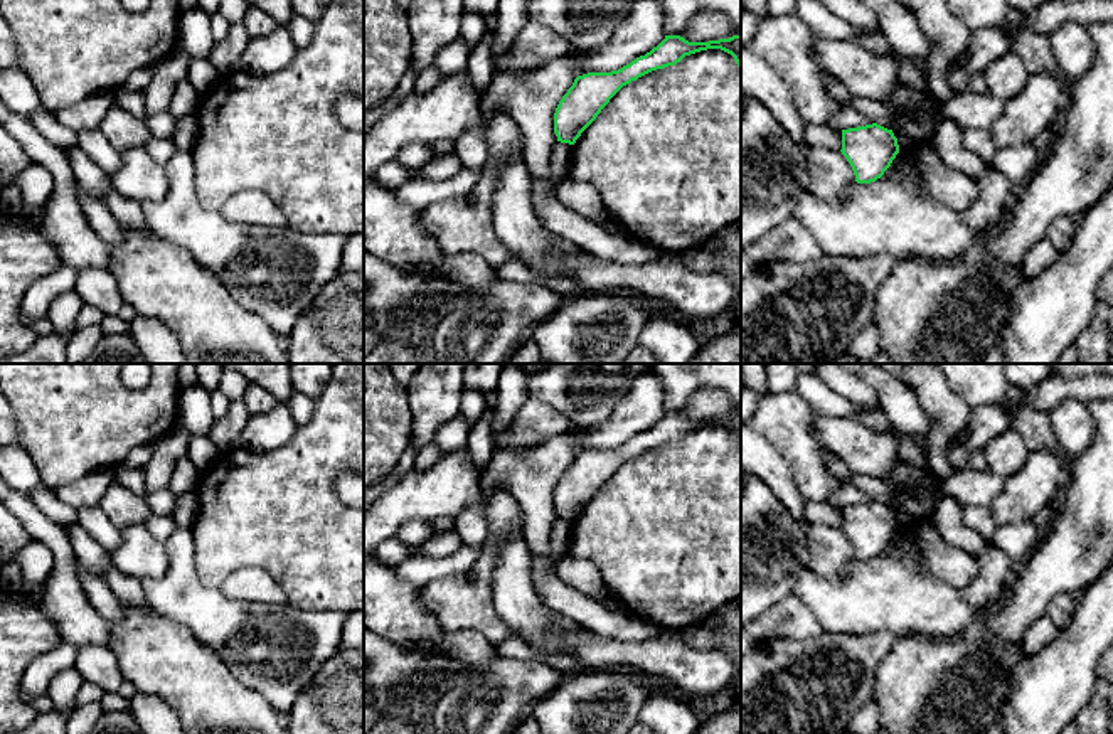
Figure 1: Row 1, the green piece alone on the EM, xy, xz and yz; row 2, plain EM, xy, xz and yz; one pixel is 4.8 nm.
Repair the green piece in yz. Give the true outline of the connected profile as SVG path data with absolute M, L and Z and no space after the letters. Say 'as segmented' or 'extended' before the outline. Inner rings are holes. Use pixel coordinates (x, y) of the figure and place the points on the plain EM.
as segmented; M877 500L842 507L842 532L850 540L857 561L871 561L884 552L899 530L892 507Z

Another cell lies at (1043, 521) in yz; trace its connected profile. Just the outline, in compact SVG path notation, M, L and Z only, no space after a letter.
M1051 502L1044 508L1041 508L1032 519L1032 524L1039 530L1041 537L1044 537L1049 532L1049 529L1051 529L1051 525L1054 522L1054 517L1056 517L1056 512L1052 508L1054 503L1056 502Z

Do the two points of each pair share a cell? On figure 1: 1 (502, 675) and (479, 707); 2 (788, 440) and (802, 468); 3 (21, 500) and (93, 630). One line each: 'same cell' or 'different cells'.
1: same cell
2: same cell
3: same cell

